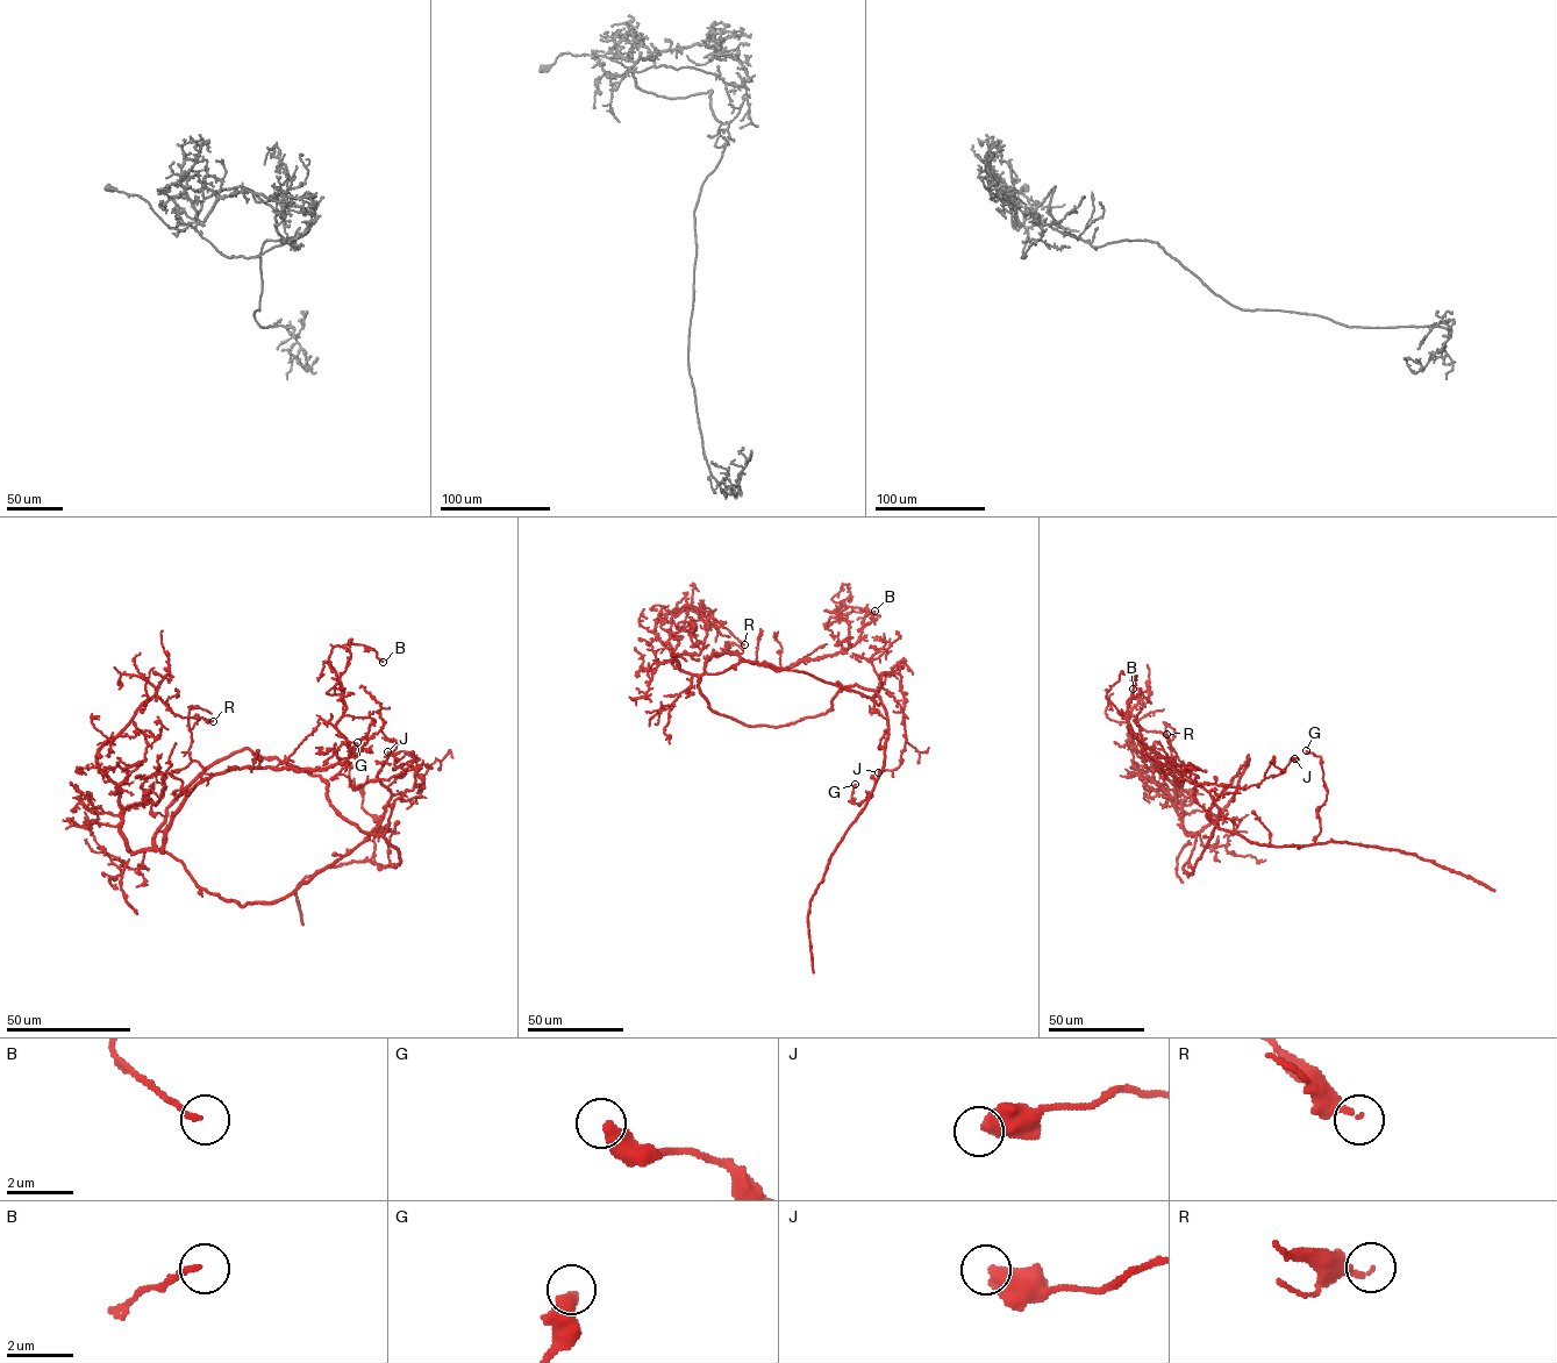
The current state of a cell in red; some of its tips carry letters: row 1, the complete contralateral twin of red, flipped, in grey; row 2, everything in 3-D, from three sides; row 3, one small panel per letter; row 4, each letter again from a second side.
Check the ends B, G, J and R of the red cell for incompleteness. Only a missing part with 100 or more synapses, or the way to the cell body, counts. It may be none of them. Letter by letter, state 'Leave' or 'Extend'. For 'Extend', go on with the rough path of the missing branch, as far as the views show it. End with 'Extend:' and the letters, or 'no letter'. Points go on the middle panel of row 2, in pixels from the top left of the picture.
B: Leave
G: Leave
J: Leave
R: Leave
Extend: no letter

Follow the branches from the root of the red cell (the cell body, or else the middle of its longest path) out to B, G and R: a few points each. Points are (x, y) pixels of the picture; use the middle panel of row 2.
B: (756, 726), (709, 707), (698, 684), (713, 654), (792, 666), (849, 647), (844, 605), (836, 608), (875, 611)
G: (756, 726), (825, 713), (844, 687), (872, 690), (886, 716), (884, 765), (859, 805), (849, 801), (855, 784)
R: (756, 726), (709, 707), (699, 678), (672, 663), (655, 622), (695, 607), (744, 644)

